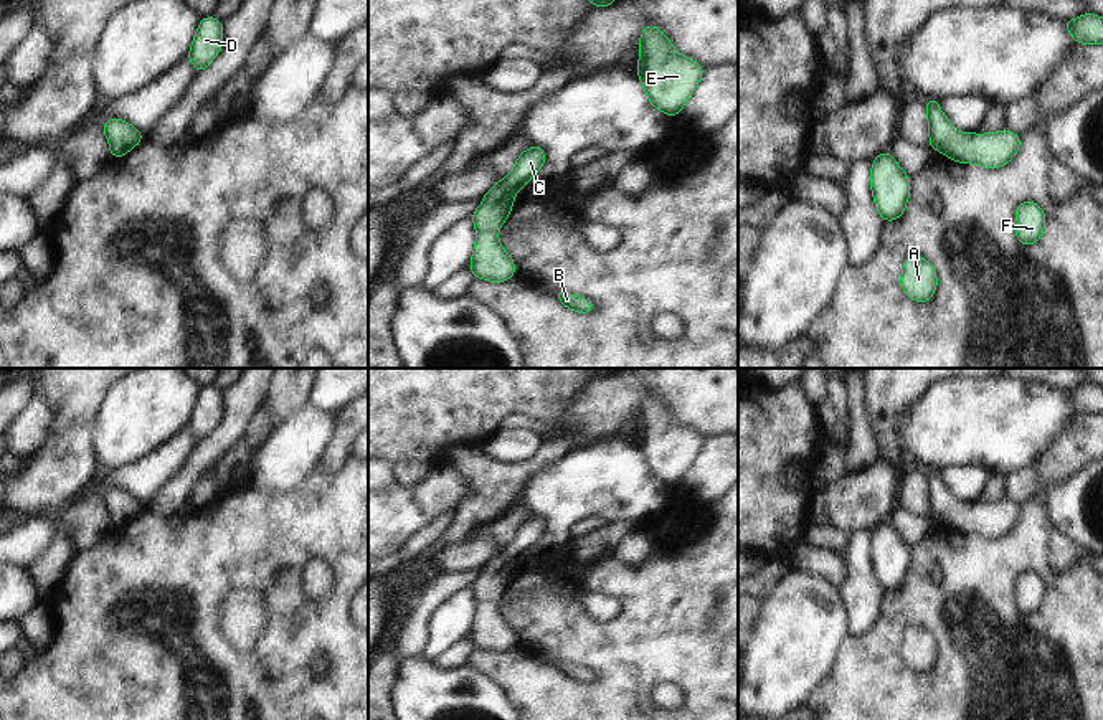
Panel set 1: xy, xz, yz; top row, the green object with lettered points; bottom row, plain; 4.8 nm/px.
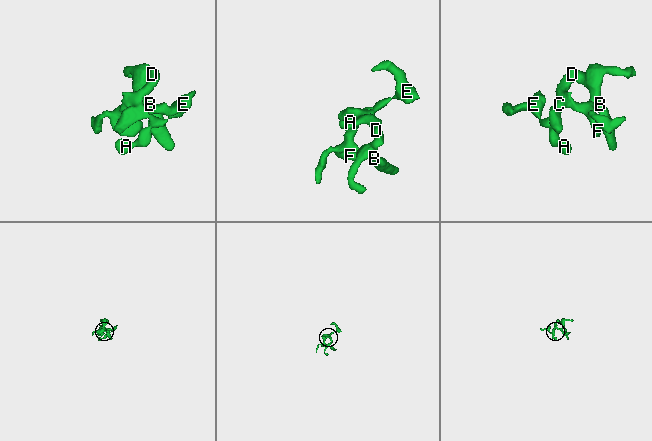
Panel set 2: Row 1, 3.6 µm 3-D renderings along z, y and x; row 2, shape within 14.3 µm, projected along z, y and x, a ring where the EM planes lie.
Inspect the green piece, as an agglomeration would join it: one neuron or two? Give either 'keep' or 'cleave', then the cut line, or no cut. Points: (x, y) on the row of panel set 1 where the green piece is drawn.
keep; no cut

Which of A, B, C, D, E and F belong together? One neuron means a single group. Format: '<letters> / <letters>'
A B C D E F

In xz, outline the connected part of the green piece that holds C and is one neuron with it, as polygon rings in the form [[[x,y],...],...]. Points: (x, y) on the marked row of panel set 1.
[[[533,145],[523,150],[514,170],[482,197],[482,205],[471,215],[477,238],[469,268],[476,279],[504,282],[515,276],[515,263],[502,248],[497,233],[510,215],[517,190],[525,187],[543,163],[542,147]]]

